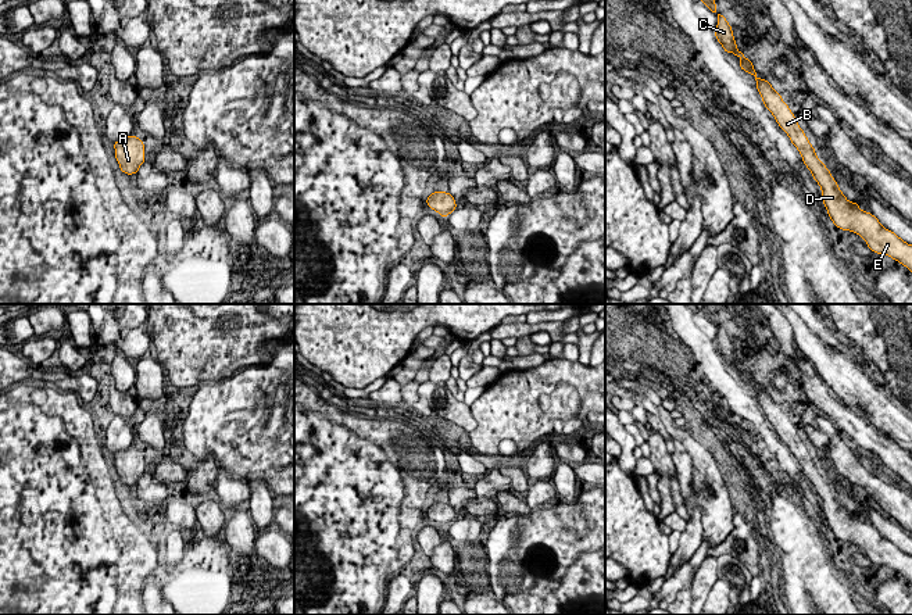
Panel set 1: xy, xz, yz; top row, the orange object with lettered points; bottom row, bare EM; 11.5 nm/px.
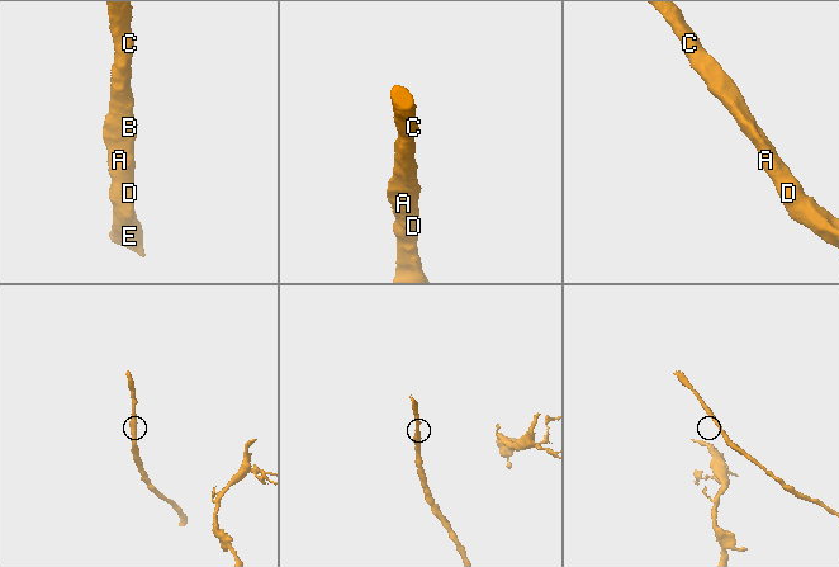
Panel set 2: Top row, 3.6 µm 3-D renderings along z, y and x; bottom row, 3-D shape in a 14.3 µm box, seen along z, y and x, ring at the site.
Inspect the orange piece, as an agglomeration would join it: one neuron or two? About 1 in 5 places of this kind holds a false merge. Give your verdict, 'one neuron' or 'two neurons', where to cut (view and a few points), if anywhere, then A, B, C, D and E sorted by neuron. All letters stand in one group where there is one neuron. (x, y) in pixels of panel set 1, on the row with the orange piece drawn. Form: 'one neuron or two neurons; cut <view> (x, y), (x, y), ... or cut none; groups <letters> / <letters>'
one neuron; cut none; groups A B C D E

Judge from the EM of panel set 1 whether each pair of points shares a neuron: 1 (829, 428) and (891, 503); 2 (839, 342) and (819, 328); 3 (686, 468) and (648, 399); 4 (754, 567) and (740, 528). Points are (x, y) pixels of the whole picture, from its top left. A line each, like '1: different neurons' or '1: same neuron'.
1: same neuron
2: same neuron
3: different neurons
4: same neuron

